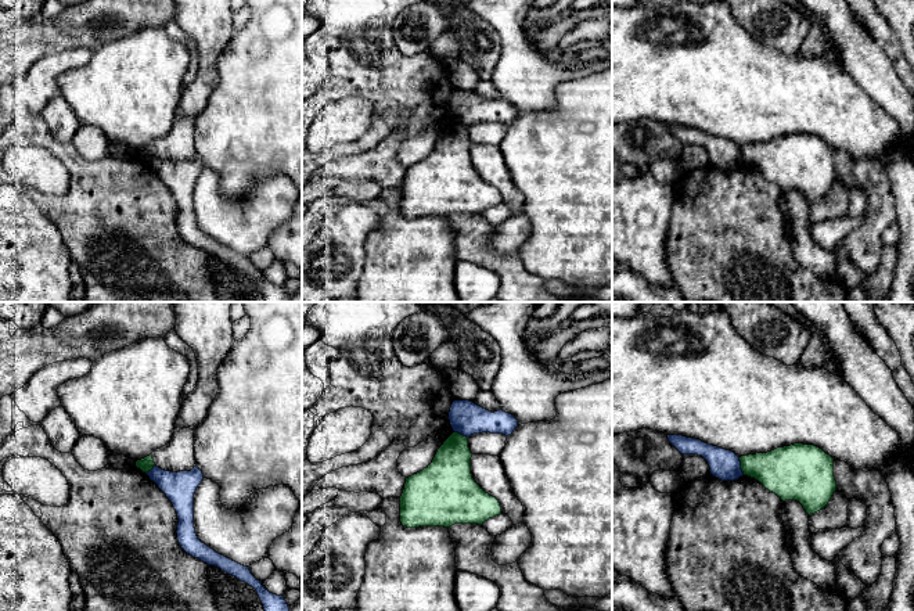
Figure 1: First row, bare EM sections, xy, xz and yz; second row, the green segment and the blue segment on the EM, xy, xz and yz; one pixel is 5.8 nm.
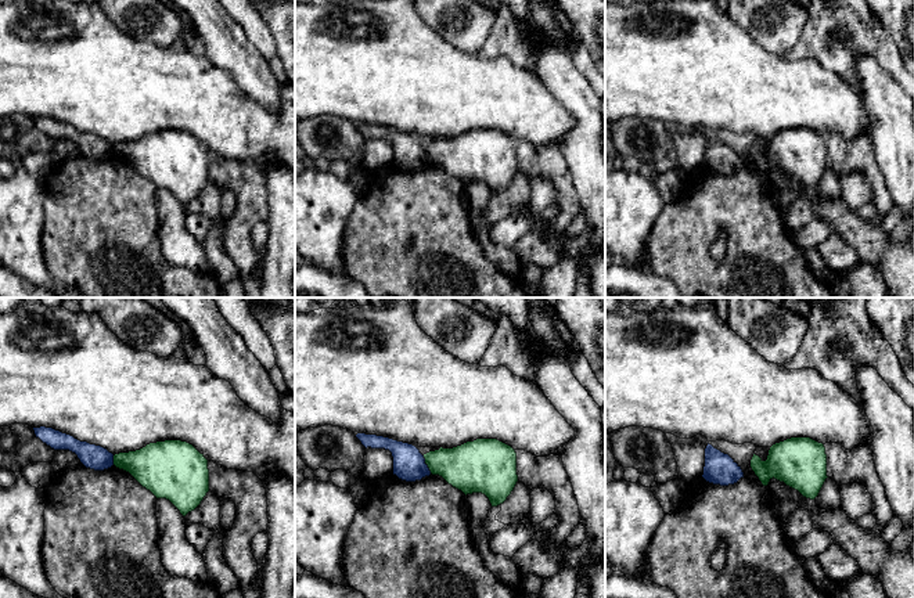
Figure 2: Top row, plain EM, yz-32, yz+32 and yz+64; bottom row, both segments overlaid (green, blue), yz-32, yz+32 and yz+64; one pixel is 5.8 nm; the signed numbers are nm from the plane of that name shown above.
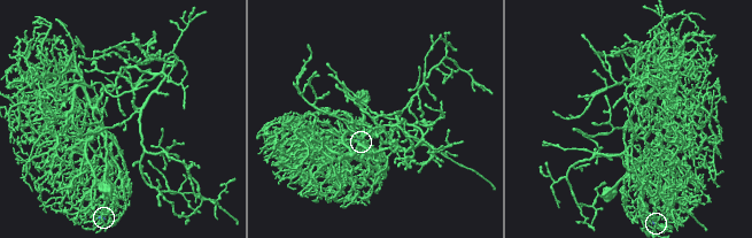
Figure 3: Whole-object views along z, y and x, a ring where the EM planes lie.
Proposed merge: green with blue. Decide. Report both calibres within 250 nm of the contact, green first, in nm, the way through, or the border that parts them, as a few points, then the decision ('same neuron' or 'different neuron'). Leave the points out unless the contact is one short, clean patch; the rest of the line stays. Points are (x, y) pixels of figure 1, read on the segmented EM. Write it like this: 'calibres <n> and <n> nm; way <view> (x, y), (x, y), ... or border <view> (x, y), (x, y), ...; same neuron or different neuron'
calibres 280 and 180 nm; border yz (738, 457), (744, 474); different neuron

